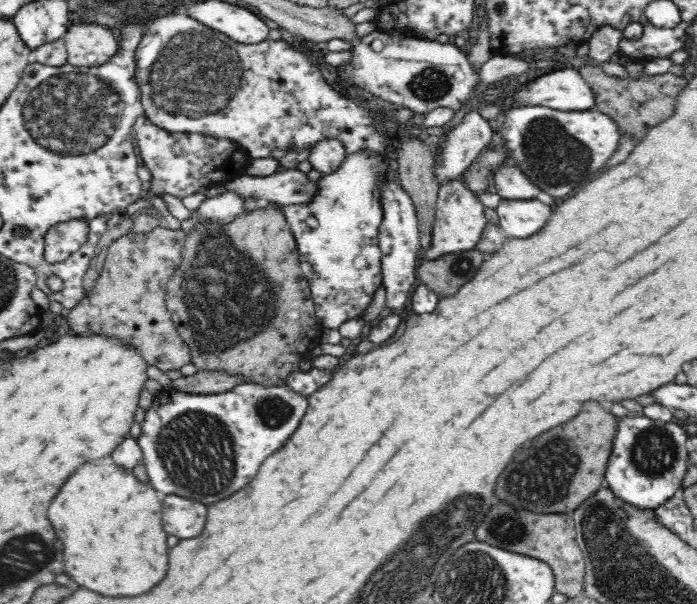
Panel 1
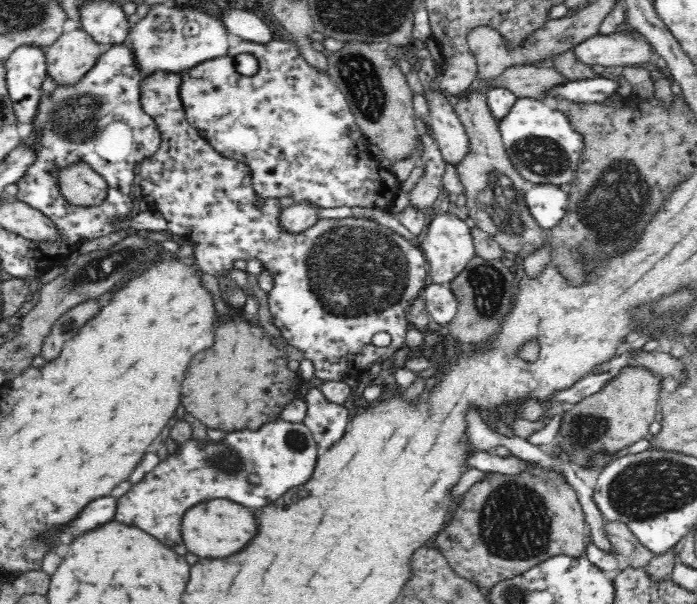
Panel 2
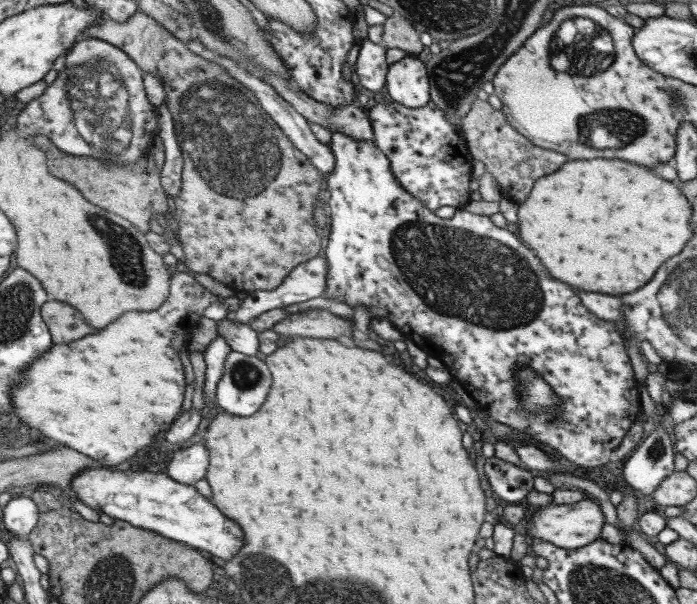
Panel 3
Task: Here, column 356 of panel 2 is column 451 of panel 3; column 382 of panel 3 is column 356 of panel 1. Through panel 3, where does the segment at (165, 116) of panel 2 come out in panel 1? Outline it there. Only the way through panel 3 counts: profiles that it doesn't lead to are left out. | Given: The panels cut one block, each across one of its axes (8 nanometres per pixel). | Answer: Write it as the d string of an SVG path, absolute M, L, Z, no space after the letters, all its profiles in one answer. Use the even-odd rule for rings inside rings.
M370 150L348 155L338 170L321 176L316 194L306 203L282 204L278 209L286 217L286 223L294 235L299 250L299 265L303 276L307 278L311 290L311 298L315 304L320 326L338 329L341 324L352 318L360 318L373 301L373 294L383 284L378 230L382 222L382 205L380 198L380 176L387 172L385 164L380 164L380 157ZM308 216L316 218L318 227L307 225Z

